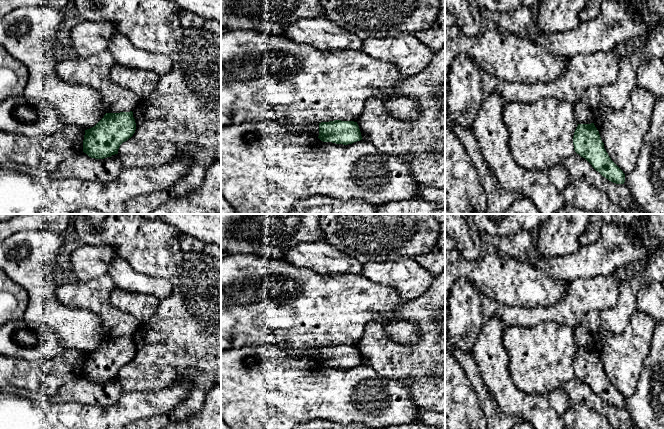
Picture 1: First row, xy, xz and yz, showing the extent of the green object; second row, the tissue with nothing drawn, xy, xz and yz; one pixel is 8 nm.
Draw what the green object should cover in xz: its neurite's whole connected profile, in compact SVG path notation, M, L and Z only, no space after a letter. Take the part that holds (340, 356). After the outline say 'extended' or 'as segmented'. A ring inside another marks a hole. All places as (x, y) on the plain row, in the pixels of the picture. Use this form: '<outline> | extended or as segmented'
M334 344L319 347L318 362L323 366L348 369L362 364L357 346Z | as segmented

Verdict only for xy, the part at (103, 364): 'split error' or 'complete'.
complete

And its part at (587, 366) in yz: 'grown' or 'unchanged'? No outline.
unchanged

